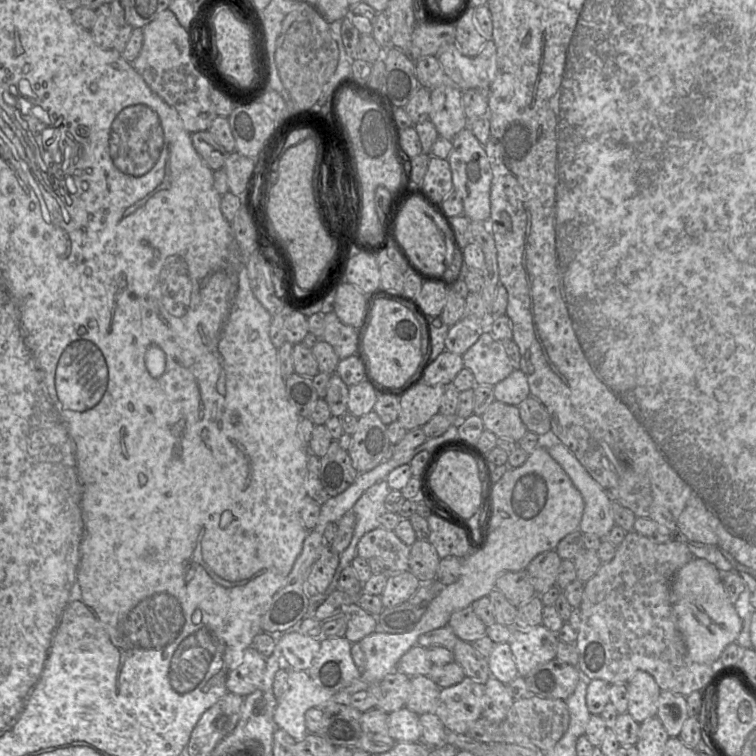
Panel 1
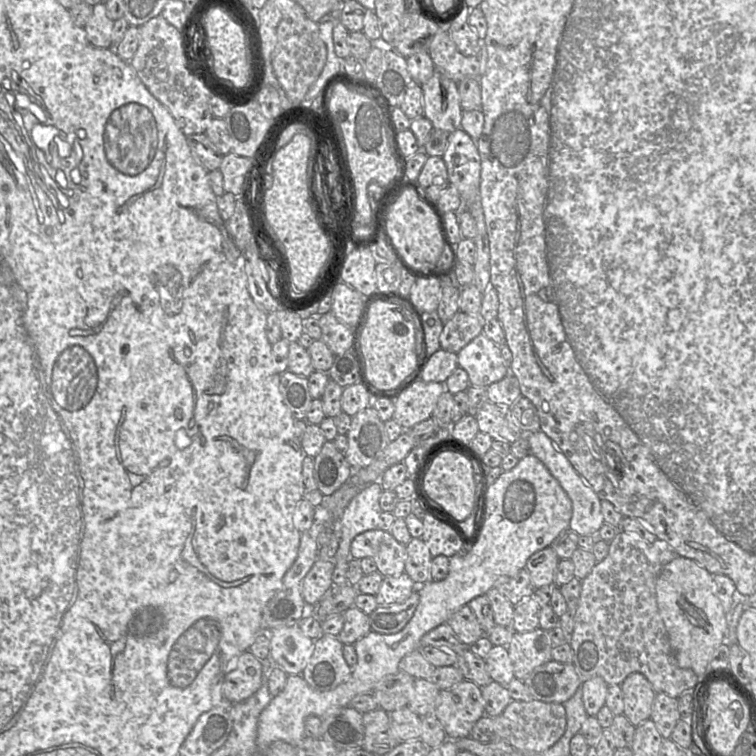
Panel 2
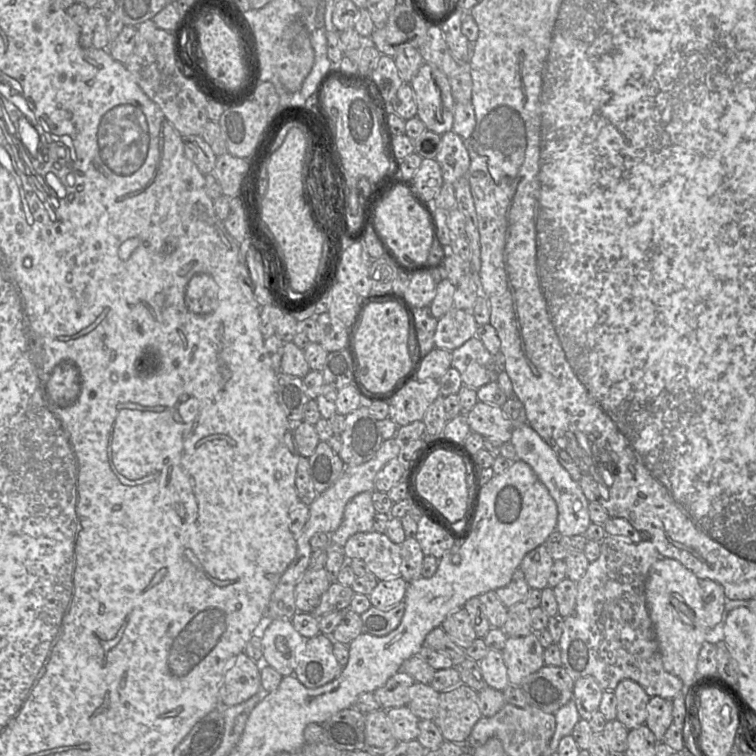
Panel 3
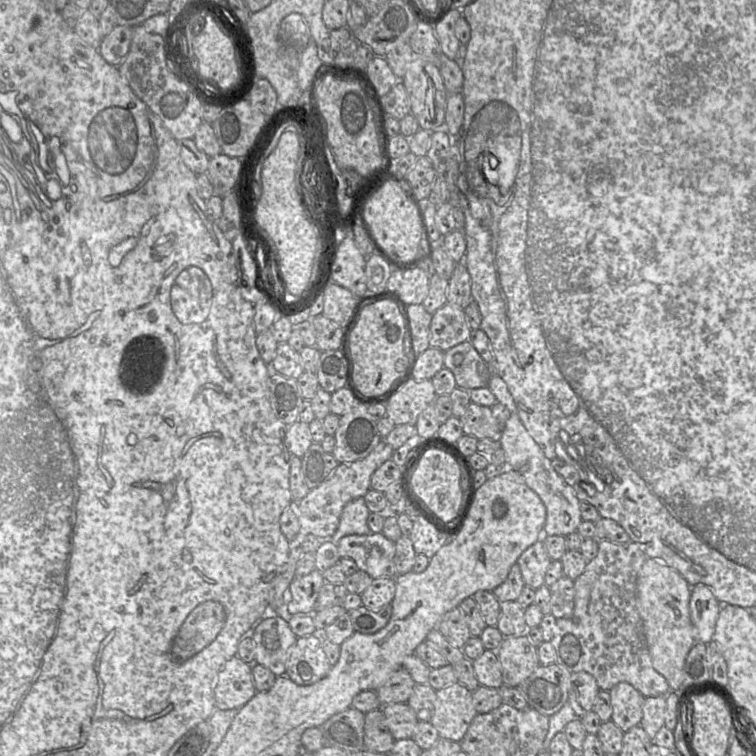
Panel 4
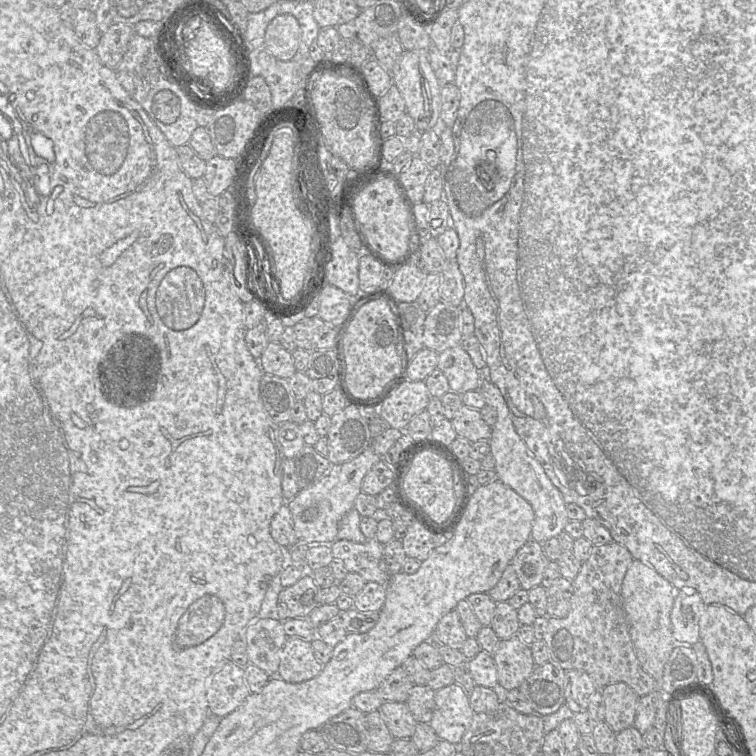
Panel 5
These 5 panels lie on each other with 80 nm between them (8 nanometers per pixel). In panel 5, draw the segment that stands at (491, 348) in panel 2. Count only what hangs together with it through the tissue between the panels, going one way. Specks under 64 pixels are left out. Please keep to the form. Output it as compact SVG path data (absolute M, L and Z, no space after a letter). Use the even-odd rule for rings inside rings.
M460 345L438 354L437 369L443 372L453 392L464 394L479 389L479 369Z

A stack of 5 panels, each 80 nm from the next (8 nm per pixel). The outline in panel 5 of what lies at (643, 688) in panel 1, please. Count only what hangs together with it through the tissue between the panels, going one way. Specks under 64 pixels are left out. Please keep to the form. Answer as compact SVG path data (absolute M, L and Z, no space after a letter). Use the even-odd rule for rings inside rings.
M614 683L601 689L605 704L605 723L619 733L633 727L639 696L625 683Z

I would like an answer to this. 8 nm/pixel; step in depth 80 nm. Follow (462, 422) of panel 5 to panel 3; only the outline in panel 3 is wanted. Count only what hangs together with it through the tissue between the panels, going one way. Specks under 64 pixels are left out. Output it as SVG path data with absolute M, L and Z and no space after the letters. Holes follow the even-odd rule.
M478 401L466 418L471 431L482 435L484 439L510 442L514 426L501 407Z

